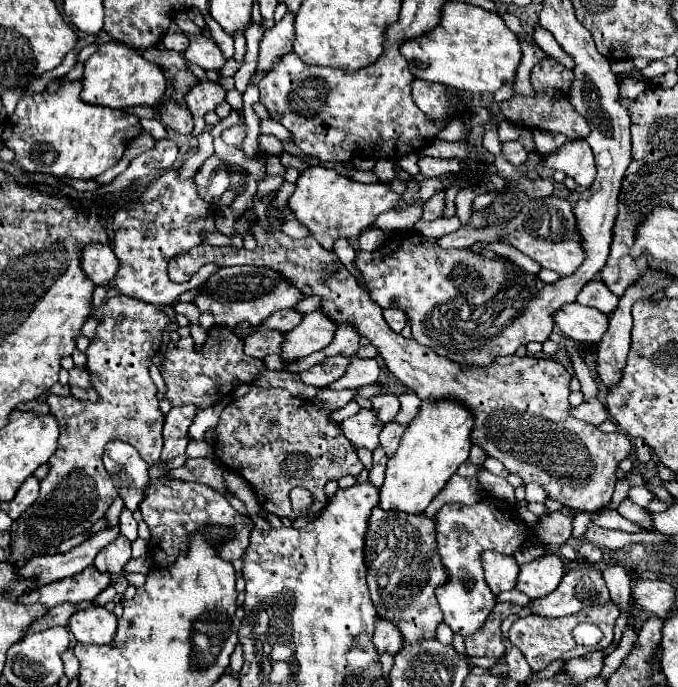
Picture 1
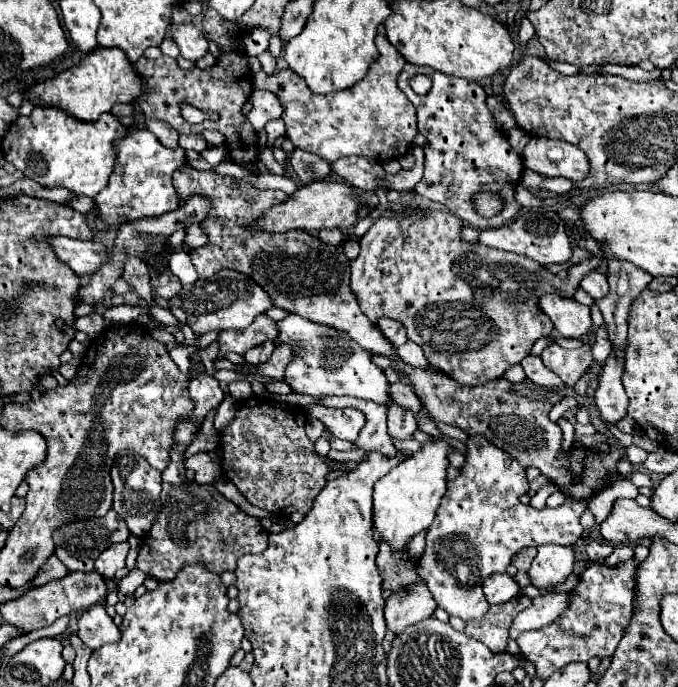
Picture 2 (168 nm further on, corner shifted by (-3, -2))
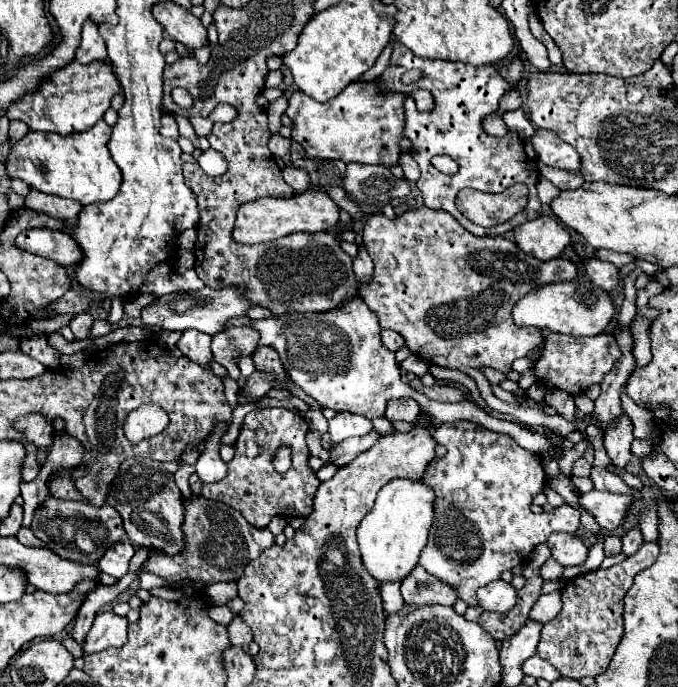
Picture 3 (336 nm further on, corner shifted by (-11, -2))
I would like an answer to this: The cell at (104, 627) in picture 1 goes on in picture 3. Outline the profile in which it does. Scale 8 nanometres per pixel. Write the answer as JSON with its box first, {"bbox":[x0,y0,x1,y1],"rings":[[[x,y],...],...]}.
{"bbox":[83,612,127,654],"rings":[[[101,612],[95,616],[95,622],[87,632],[83,652],[93,654],[109,646],[121,648],[125,642],[127,642],[127,618],[121,618],[115,612]]]}

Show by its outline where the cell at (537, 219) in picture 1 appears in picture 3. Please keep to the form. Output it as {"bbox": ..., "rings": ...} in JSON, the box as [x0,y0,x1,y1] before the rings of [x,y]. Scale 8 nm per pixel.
{"bbox":[513,216,571,260],"rings":[[[539,216],[537,220],[523,222],[513,228],[517,246],[539,260],[551,260],[563,254],[563,248],[571,244],[569,230],[553,216]]]}

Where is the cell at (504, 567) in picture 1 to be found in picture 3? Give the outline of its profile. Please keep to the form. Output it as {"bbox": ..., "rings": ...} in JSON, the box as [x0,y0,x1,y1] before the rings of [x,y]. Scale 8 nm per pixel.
{"bbox":[477,580,517,612],"rings":[[[495,580],[493,584],[487,584],[477,590],[477,602],[479,608],[487,612],[507,612],[517,602],[517,592],[511,584],[503,580]]]}

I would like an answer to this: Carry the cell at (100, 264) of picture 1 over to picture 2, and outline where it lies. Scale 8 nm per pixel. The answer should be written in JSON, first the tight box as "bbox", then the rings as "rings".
{"bbox":[51,236,107,276],"rings":[[[65,236],[51,238],[51,246],[55,254],[79,276],[89,276],[99,268],[99,264],[107,262],[107,248],[99,242],[83,242]]]}

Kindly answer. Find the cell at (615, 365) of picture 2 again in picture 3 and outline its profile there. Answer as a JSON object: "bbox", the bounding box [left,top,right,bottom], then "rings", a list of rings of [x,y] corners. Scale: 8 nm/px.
{"bbox":[603,414,633,468],"rings":[[[623,414],[619,422],[605,432],[603,442],[613,466],[625,468],[631,458],[631,442],[633,442],[633,424],[627,414]]]}

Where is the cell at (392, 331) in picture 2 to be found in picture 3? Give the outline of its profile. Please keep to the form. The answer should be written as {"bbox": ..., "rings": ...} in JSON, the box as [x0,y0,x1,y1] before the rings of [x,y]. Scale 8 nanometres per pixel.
{"bbox":[381,330,405,352],"rings":[[[381,330],[381,342],[383,342],[383,346],[385,346],[387,350],[391,350],[391,352],[399,350],[399,348],[405,344],[403,336],[399,336],[397,332],[391,332],[391,330]]]}

